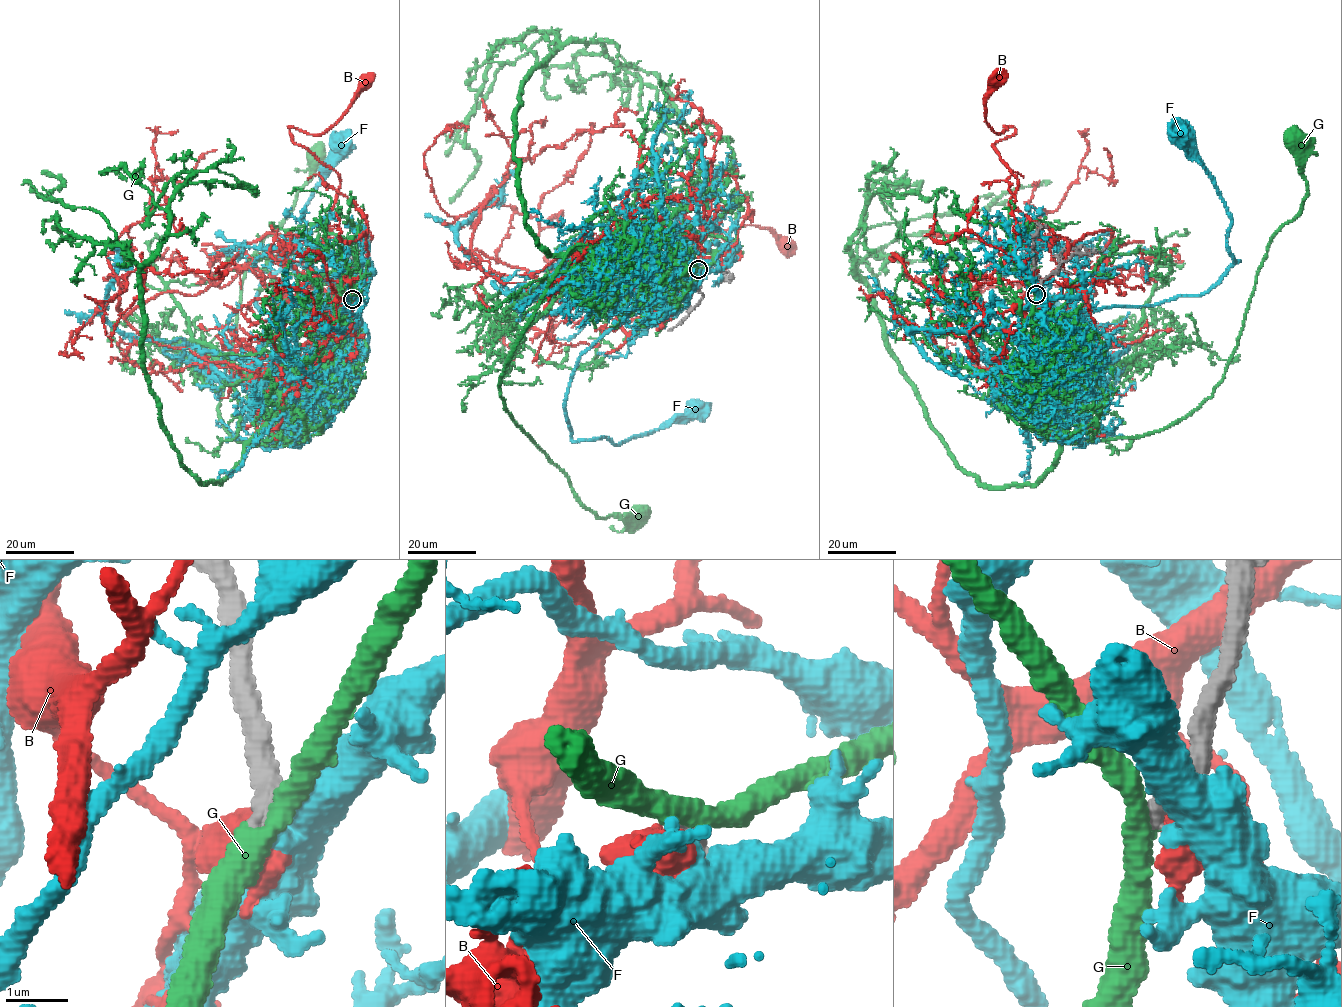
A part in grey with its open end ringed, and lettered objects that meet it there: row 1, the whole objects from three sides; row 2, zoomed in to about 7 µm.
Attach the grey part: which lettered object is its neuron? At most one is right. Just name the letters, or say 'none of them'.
G

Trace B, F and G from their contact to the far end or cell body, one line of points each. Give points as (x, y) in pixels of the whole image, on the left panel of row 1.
B: (353, 299), (341, 294), (321, 242), (338, 173), (294, 143), (288, 127), (324, 133), (365, 80)
F: (354, 298), (316, 342), (317, 360), (280, 340), (317, 318), (255, 304), (340, 142)
G: (351, 299), (324, 356), (285, 392), (257, 444), (239, 442), (218, 409), (242, 279), (317, 156)

